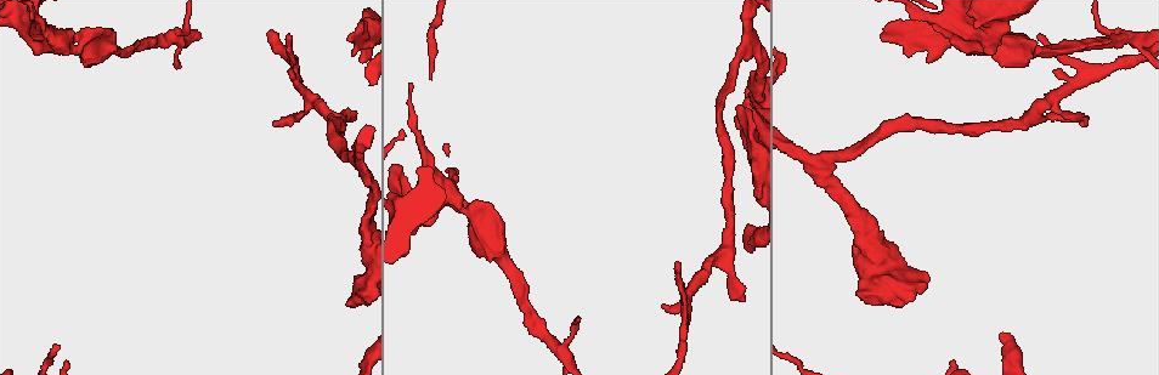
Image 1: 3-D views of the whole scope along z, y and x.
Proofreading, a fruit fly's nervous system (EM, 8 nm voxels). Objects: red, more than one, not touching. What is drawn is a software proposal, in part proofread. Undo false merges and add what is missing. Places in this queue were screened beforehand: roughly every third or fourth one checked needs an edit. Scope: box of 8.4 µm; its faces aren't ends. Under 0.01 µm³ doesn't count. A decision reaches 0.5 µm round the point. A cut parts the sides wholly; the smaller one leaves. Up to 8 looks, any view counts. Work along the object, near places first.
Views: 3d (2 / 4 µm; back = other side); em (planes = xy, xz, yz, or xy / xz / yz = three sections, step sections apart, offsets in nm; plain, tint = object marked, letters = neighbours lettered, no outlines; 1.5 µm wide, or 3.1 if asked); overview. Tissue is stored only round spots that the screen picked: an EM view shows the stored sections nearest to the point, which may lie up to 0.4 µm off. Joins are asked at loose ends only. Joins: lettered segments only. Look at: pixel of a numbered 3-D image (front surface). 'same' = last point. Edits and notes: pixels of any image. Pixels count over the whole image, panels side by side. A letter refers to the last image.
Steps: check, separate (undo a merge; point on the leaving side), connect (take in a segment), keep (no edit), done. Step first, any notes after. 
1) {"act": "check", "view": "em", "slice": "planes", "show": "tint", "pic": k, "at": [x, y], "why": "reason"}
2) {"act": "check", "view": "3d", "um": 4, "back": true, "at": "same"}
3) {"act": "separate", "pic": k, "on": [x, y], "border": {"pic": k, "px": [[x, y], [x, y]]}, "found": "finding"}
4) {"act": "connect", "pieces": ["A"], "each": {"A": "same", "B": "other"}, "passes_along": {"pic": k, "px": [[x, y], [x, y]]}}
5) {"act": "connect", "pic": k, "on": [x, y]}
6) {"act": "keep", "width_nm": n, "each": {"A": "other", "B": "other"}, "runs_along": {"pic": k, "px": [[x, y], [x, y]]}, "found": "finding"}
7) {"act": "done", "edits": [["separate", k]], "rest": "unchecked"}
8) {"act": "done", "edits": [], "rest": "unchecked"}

{"act": "check", "view": "3d", "um": 2, "back": true, "pic": 1, "at": [560, 349], "why": "three-way junction"}

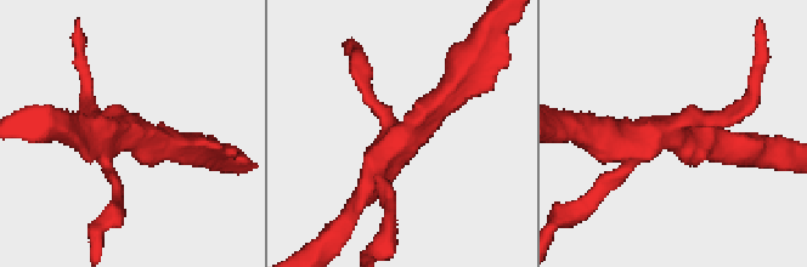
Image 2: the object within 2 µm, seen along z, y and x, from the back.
{"act": "check", "view": "em", "slice": "planes", "show": "letters", "pic": 2, "at": [407, 132], "why": "need the tissue"}

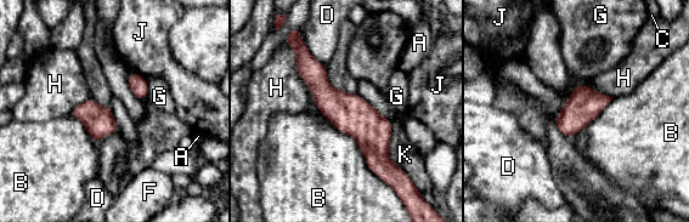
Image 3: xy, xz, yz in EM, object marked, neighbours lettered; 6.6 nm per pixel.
{"act": "keep", "width_nm": 150, "longest_contact_nm": ["B", 650], "each": {"A": "other", "B": "other", "C": "other", "D": "other", "F": "other", "G": "other", "H": "other", "J": "other", "K": "other"}, "found": "one cell here"}

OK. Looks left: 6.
{"act": "check", "view": "em", "slice": "planes", "show": "letters", "pic": 1, "at": [1028, 120], "why": "arms part here"}

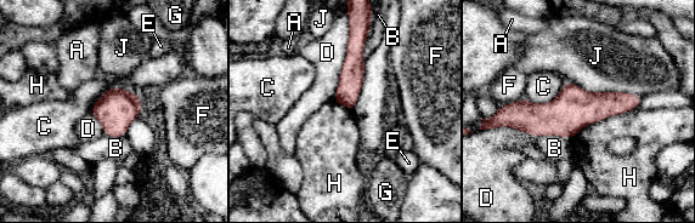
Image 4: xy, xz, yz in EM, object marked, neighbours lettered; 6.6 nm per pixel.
{"act": "keep", "each": {"A": "other", "B": "other", "C": "other", "D": "other", "E": "other", "F": "other", "G": "other", "H": "other", "J": "other"}, "runs_along": {"pic": 4, "px": [[637, 98], [569, 113], [506, 113]]}, "found": "all the same cell"}

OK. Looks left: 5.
{"act": "check", "view": "em", "slice": "planes", "show": "plain", "pic": 1, "at": [663, 307], "why": "free end"}

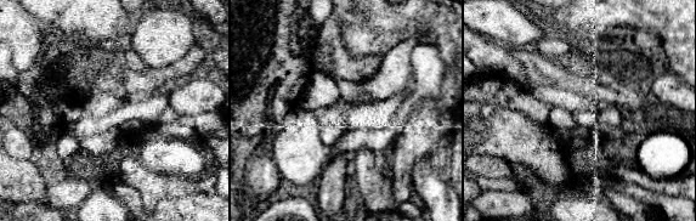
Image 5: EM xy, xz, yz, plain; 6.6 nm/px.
{"act": "check", "view": "em", "slice": "planes", "show": "letters", "at": "same", "why": "see the neighbours"}

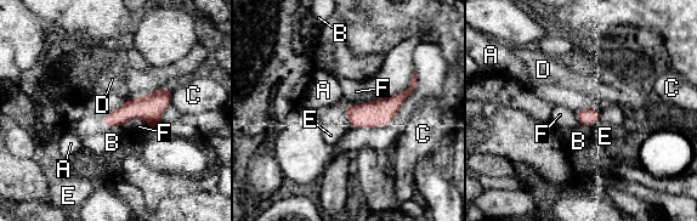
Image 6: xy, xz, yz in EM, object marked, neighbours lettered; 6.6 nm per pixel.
{"act": "keep", "width_nm": 110, "each": {"A": "other", "B": "other", "C": "other", "D": "other", "E": "other", "F": "other"}, "found": "none of them fits"}

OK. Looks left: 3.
{"act": "done", "edits": [], "rest": "unchecked"}

